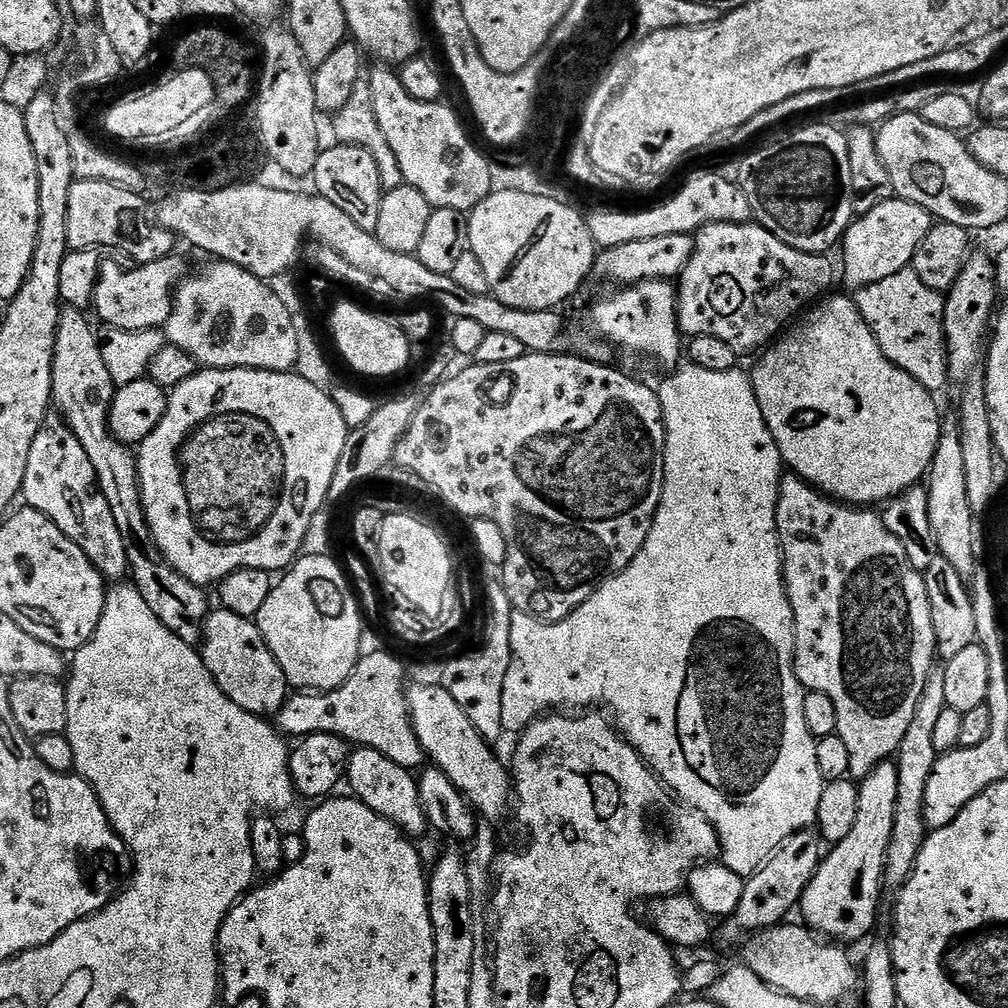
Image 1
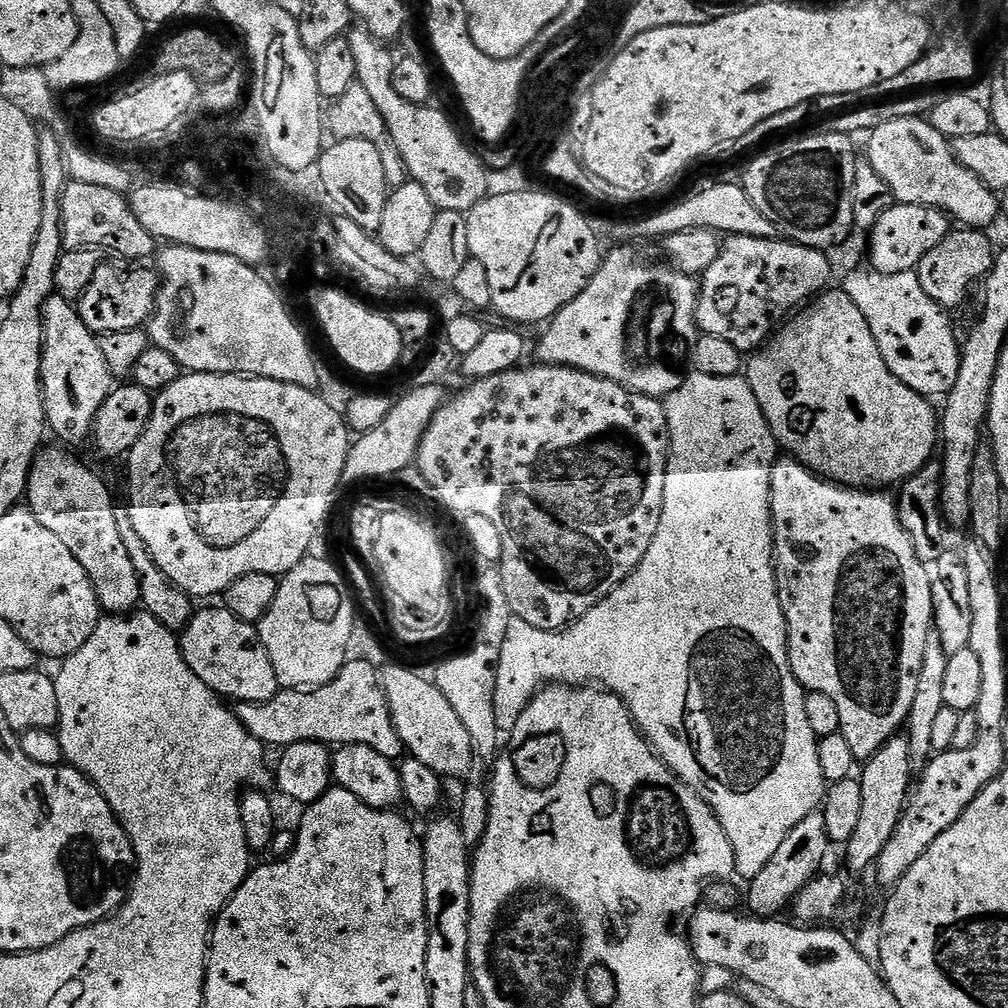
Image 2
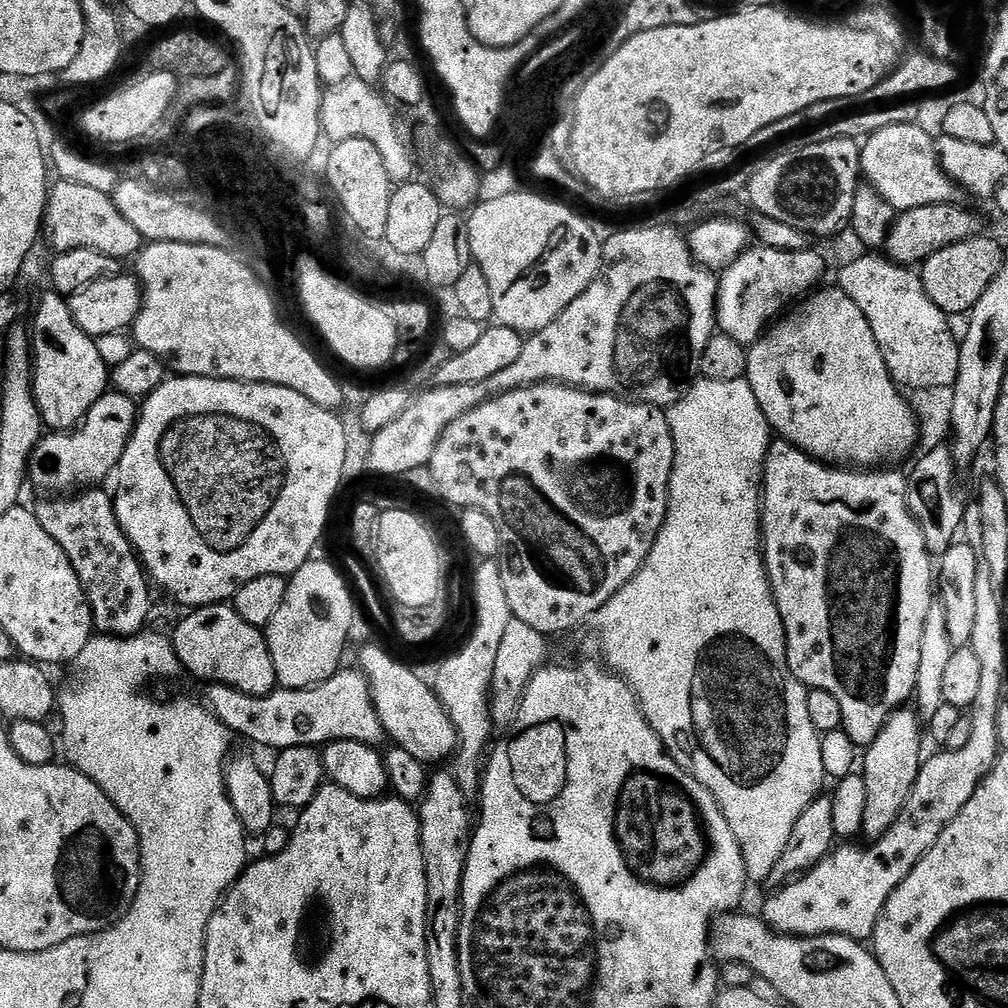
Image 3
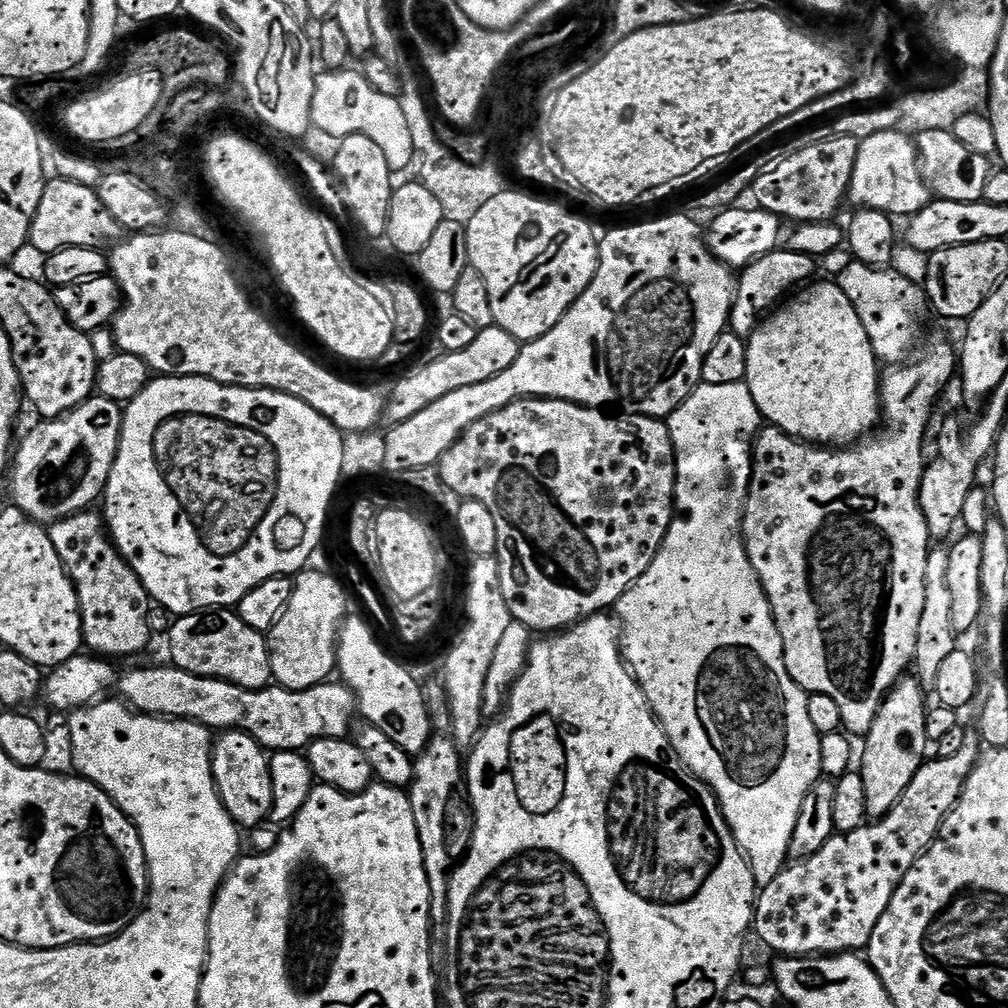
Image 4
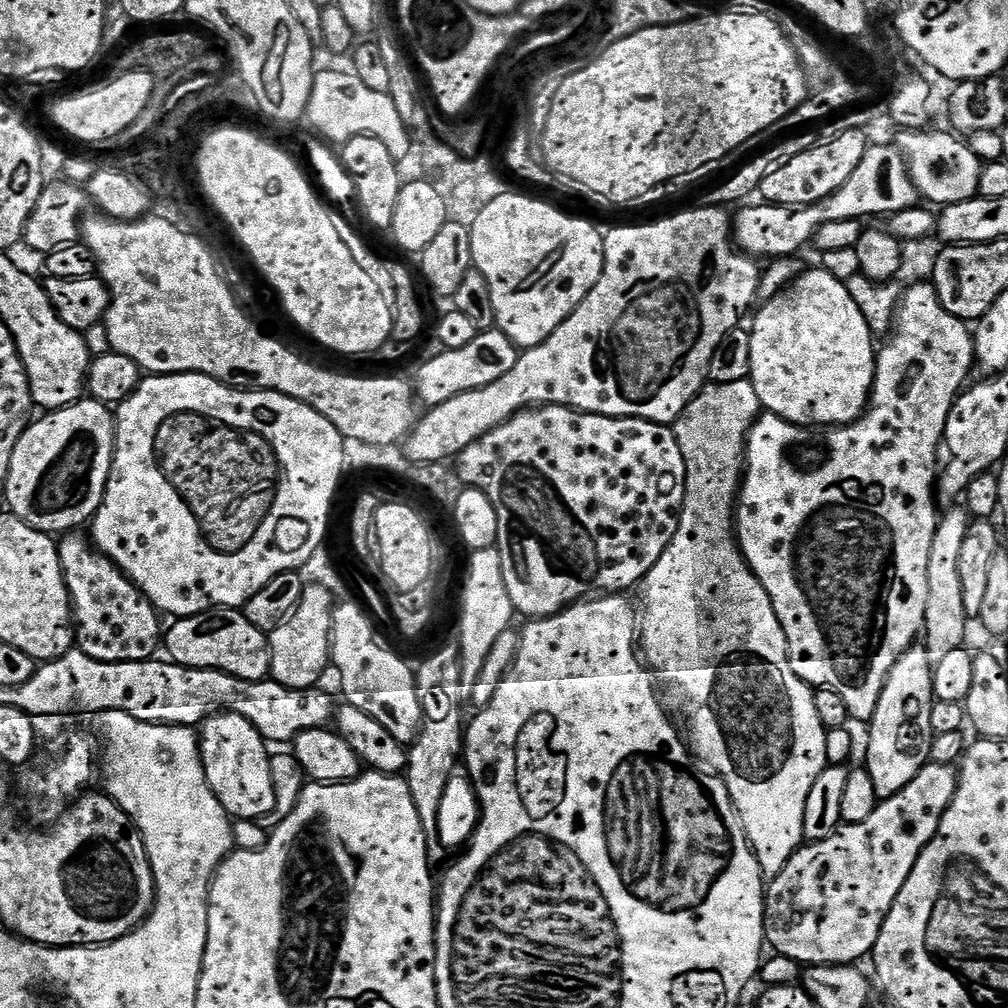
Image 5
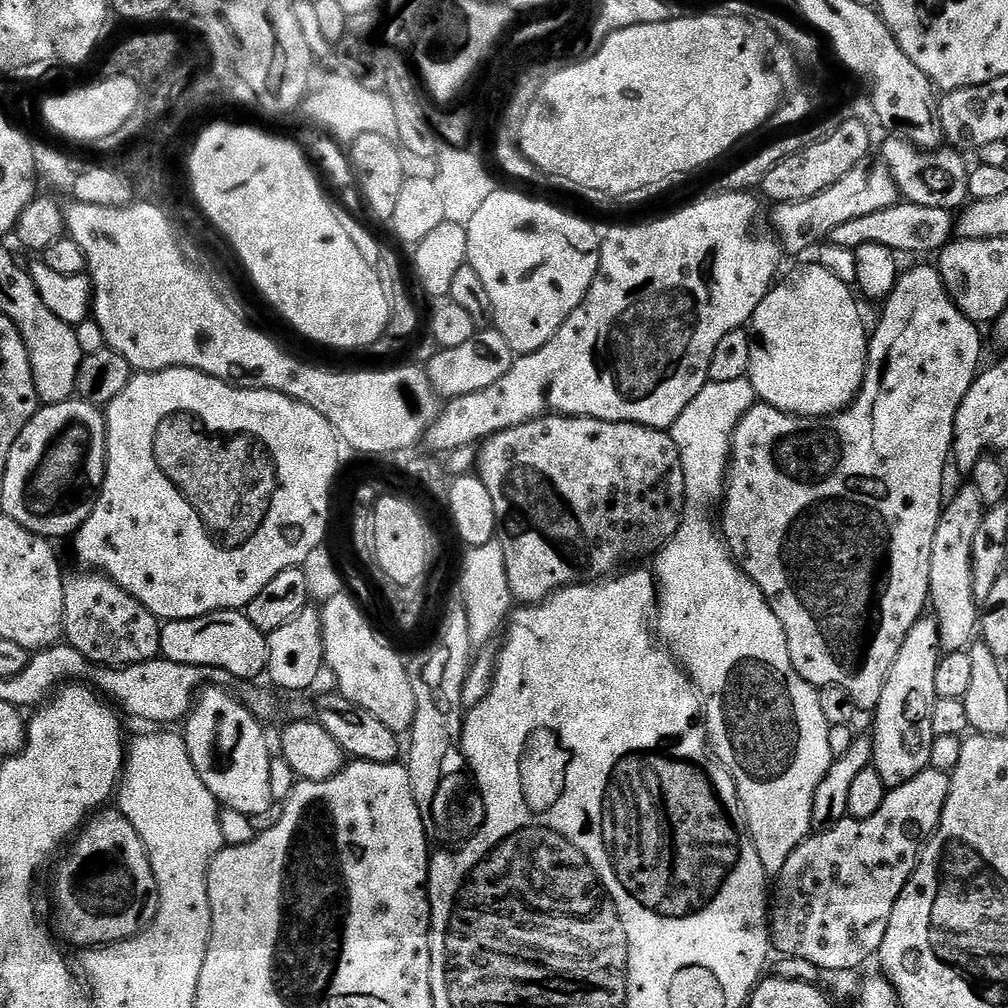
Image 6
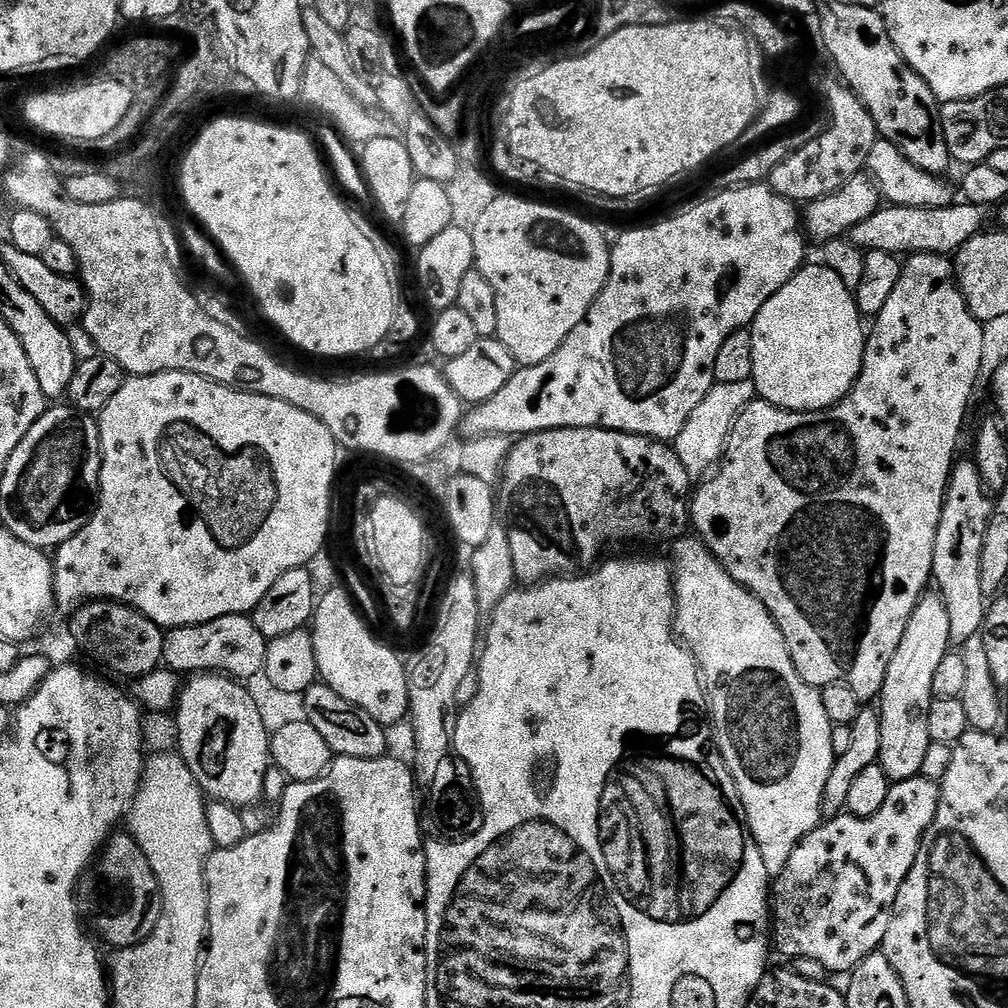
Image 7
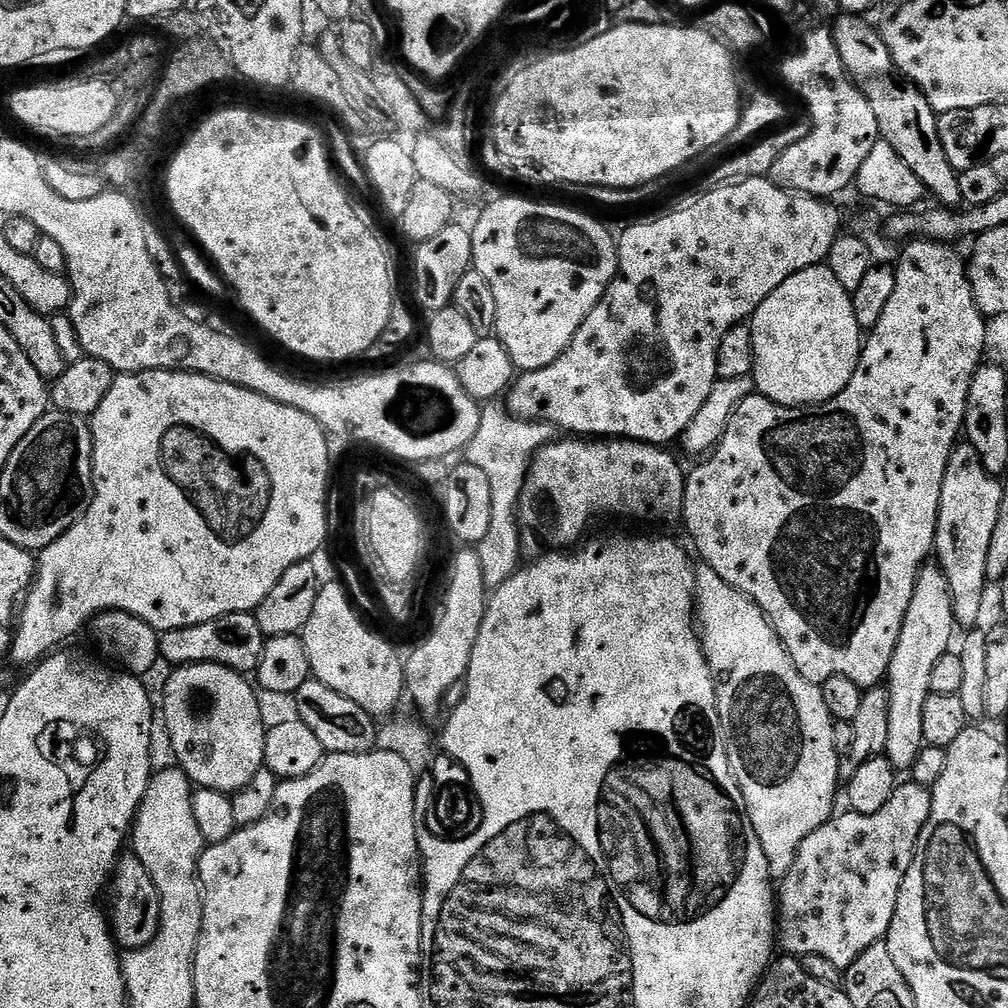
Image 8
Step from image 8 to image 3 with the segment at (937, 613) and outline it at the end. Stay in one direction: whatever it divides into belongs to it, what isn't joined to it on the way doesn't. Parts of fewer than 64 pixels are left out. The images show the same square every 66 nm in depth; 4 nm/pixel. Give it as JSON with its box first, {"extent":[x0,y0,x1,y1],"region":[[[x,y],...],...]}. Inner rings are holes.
{"extent":[862,710,925,841],"region":[[[901,710],[892,713],[891,718],[884,723],[884,728],[878,734],[878,738],[874,738],[874,742],[867,745],[865,752],[868,753],[865,756],[863,753],[862,756],[862,775],[866,782],[866,818],[864,819],[863,835],[869,836],[867,838],[869,841],[880,840],[882,834],[886,834],[886,830],[890,830],[890,826],[894,826],[894,822],[898,822],[898,814],[902,814],[902,810],[906,806],[906,798],[910,798],[910,790],[920,773],[922,763],[920,751],[924,748],[923,739],[925,740],[925,737],[922,735],[922,721],[919,715],[912,710]]]}

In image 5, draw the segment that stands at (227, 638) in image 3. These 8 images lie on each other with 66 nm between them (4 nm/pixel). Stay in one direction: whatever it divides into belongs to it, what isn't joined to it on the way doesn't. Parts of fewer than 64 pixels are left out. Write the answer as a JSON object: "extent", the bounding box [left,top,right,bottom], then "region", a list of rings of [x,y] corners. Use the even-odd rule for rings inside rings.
{"extent":[162,608,272,680],"region":[[[213,608],[211,612],[199,612],[197,616],[185,616],[177,619],[172,629],[167,629],[162,644],[168,653],[167,659],[174,664],[187,668],[209,668],[237,676],[243,680],[267,680],[272,670],[272,655],[268,649],[268,636],[258,626],[245,618],[243,611],[235,608]]]}

